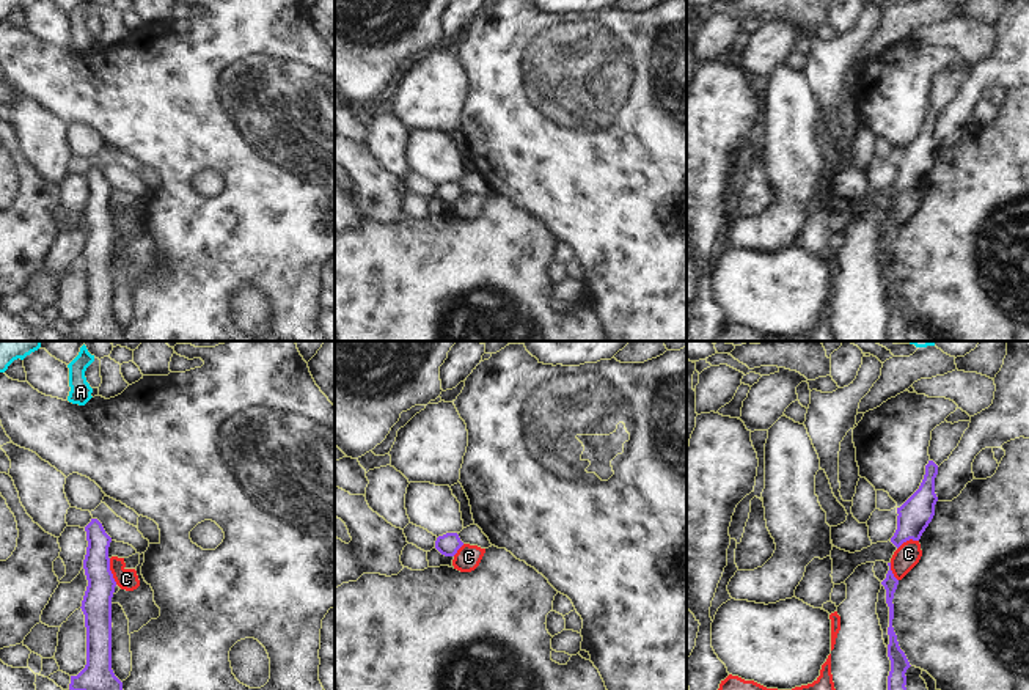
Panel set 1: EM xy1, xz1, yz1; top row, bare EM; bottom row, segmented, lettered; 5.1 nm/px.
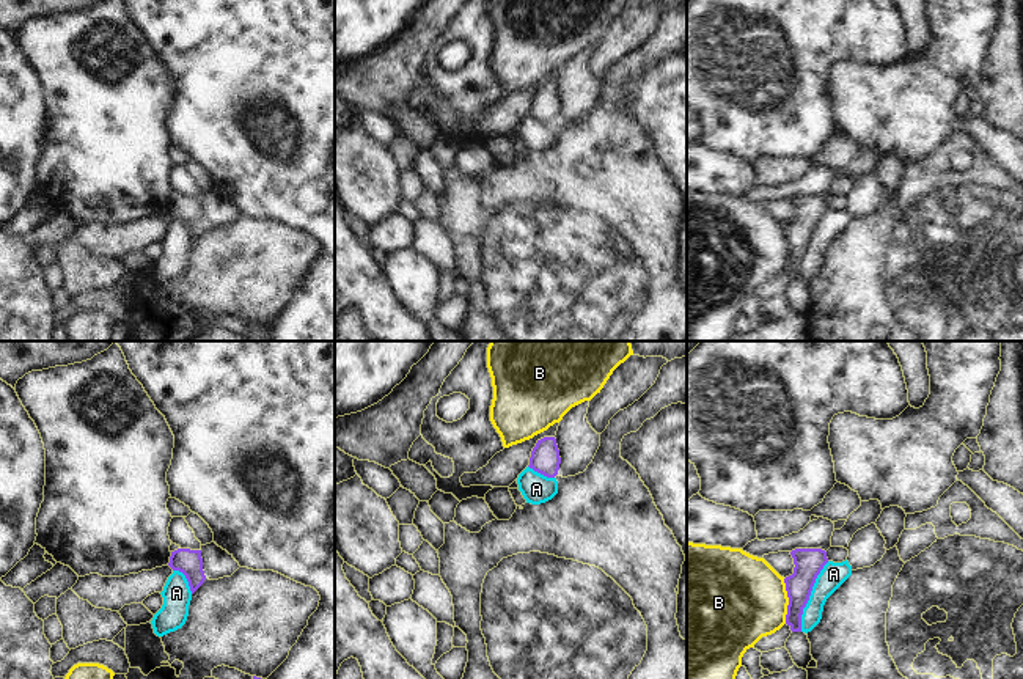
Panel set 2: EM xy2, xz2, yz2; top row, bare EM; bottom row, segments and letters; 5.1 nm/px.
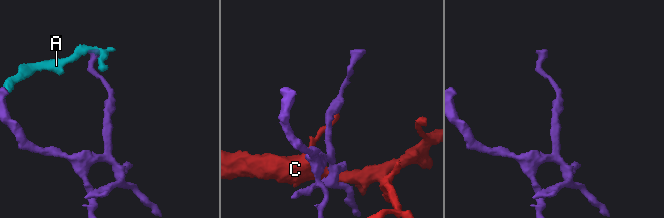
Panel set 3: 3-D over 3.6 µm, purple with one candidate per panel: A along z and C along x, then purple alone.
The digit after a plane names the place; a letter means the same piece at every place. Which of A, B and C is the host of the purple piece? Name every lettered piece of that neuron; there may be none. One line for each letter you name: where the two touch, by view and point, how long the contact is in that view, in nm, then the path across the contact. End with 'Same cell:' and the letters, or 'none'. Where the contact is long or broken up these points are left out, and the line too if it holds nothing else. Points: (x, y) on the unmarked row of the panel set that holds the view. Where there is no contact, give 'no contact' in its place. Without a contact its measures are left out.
Same cell: none

